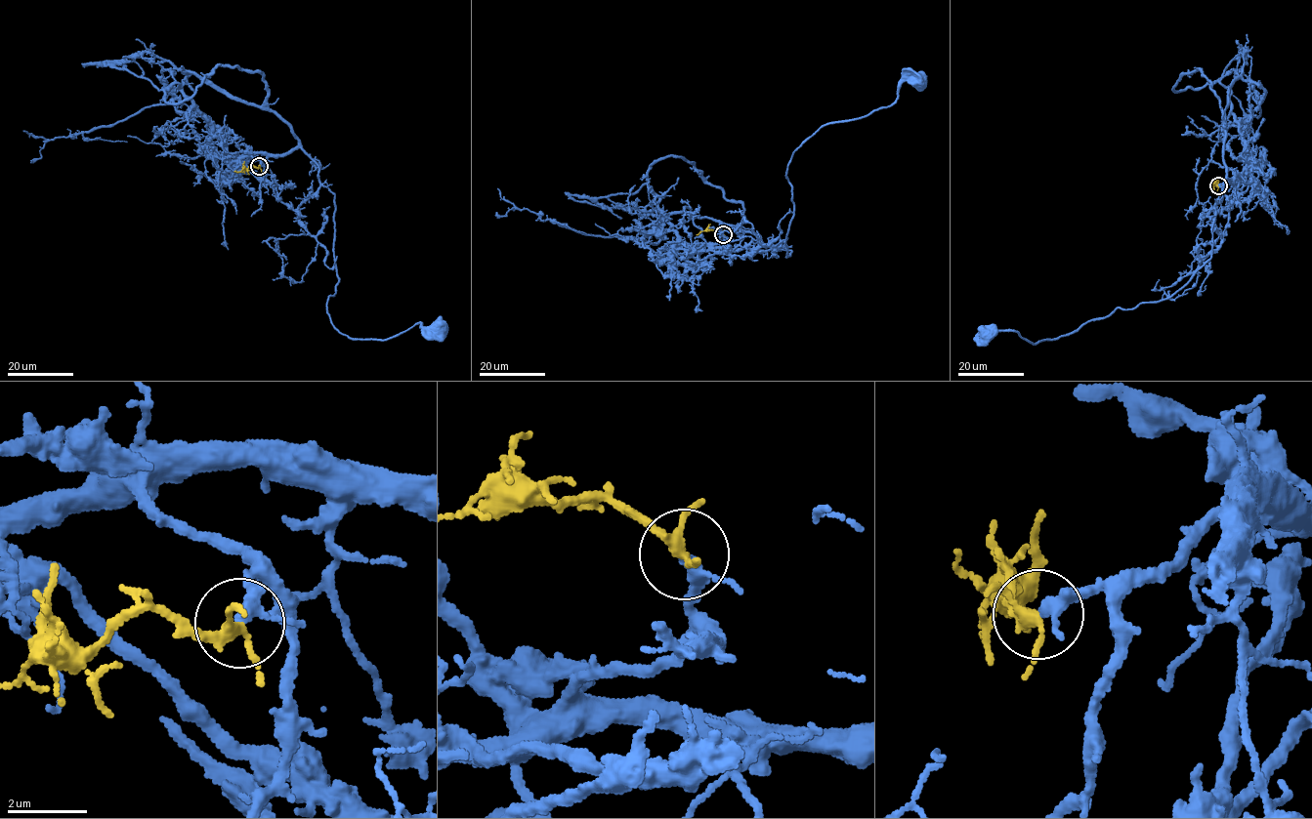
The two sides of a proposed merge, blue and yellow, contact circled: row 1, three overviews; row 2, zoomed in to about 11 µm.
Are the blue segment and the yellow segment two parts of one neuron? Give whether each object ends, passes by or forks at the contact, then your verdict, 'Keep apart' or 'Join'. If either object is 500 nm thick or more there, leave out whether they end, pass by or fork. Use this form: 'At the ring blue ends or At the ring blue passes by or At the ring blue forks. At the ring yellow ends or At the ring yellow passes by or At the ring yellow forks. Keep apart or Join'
At the ring blue passes by. At the ring yellow forks. Join

